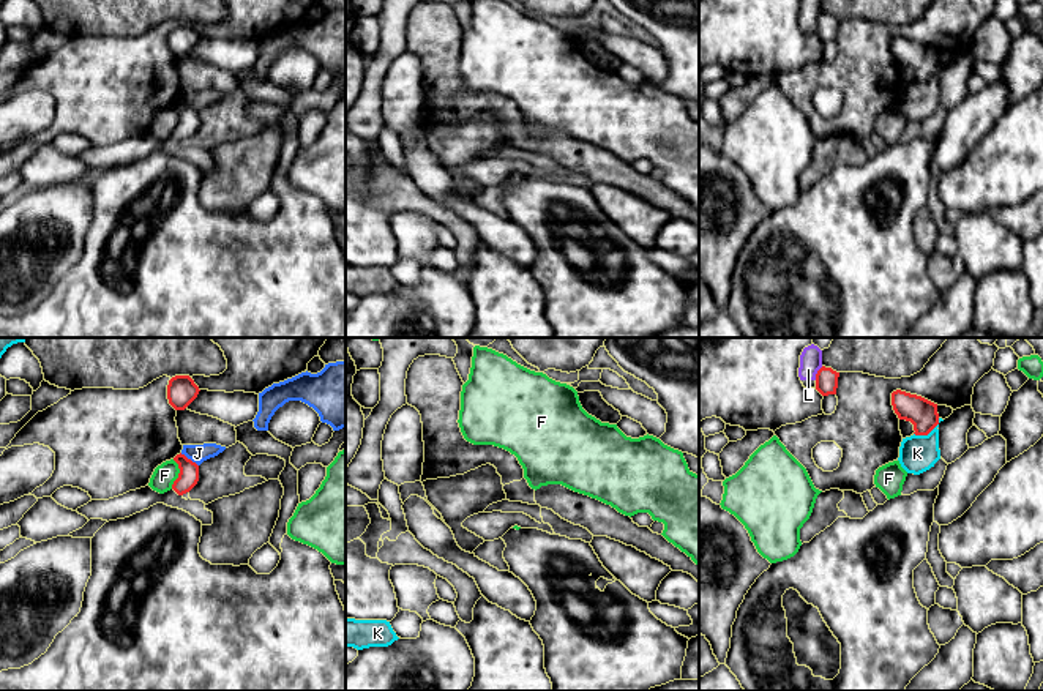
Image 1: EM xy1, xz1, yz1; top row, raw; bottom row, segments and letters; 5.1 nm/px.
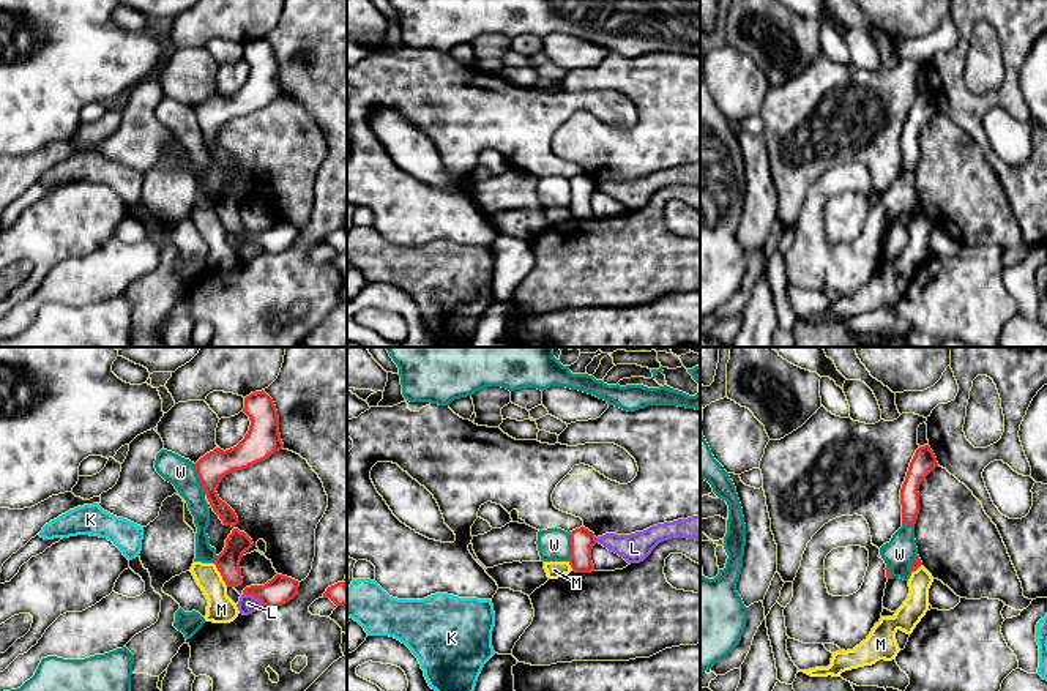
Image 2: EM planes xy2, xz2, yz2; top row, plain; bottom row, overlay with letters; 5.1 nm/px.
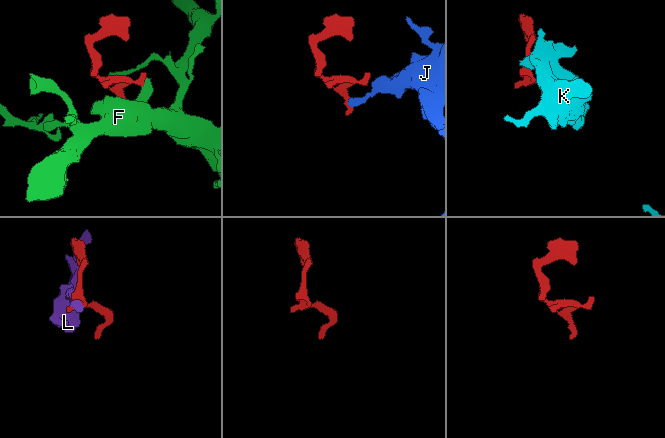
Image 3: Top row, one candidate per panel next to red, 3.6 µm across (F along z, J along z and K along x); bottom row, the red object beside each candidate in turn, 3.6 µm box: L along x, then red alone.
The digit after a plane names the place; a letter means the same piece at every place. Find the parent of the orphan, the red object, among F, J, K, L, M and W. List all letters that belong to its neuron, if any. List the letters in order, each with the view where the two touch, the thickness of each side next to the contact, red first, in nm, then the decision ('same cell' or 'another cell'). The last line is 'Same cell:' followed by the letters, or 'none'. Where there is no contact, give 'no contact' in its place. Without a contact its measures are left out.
F: xy1 | 110/120 nm | another cell
J: xy1 | 110/100 nm | another cell
K: yz1 | 150/190 nm | another cell
L: xy2 | 140/90 nm | another cell
M: xy2 | 120/140 nm | another cell
W: xy2 | 150/150 nm | another cell
Same cell: none

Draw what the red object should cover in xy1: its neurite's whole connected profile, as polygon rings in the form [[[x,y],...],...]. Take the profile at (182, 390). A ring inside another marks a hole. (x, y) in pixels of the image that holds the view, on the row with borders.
[[[175,375],[167,385],[167,399],[175,410],[185,410],[199,394],[199,387],[189,375]]]

